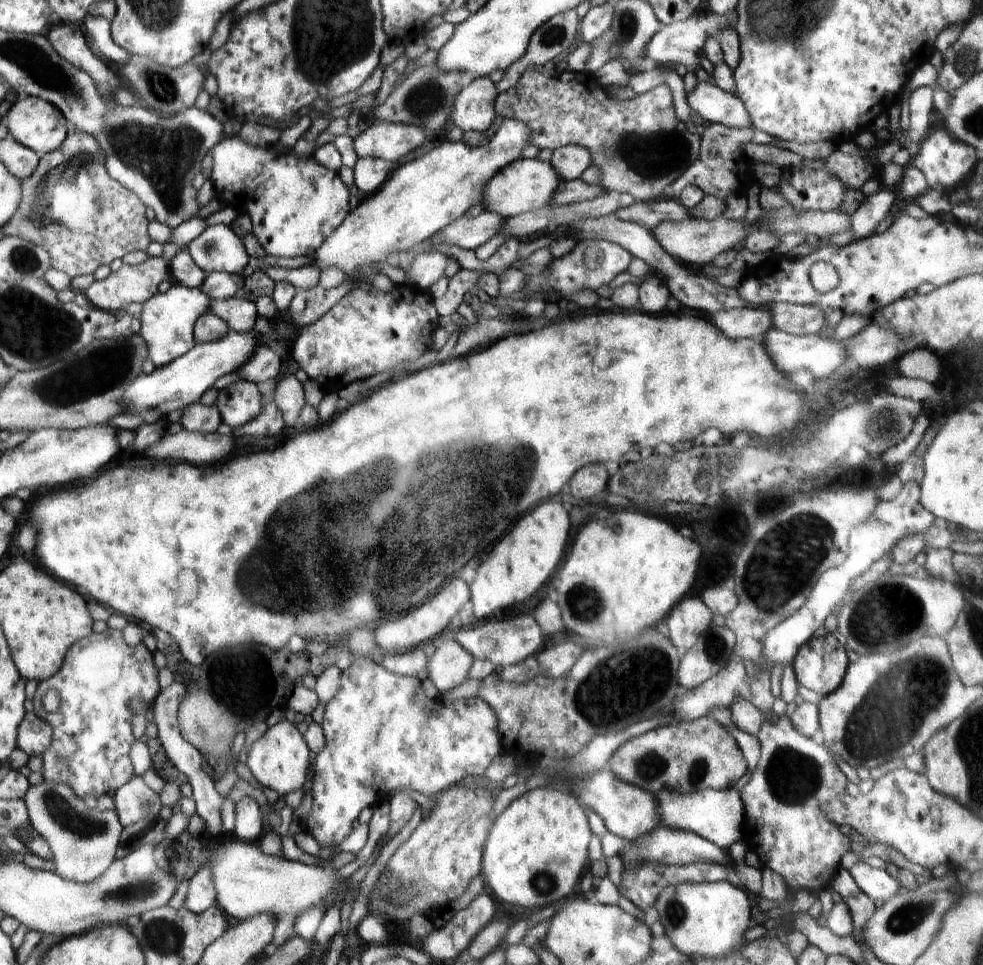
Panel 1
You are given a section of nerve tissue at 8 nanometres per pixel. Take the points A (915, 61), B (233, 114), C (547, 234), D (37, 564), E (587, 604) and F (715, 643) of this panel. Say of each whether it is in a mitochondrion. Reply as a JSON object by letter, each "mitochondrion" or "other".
{"A":"other","B":"other","C":"other","D":"other","E":"mitochondrion","F":"mitochondrion"}

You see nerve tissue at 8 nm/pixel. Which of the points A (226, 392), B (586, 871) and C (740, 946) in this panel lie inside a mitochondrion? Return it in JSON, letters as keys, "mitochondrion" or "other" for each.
{"A":"other","B":"other","C":"other"}

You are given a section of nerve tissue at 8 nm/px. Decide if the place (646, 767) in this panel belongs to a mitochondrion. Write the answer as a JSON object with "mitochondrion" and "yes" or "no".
{"mitochondrion":"yes"}

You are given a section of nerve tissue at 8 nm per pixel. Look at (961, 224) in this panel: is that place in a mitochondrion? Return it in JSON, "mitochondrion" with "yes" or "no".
{"mitochondrion":"no"}

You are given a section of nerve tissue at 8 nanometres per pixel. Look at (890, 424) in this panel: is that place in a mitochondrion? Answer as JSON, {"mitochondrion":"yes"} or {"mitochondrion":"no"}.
{"mitochondrion":"yes"}

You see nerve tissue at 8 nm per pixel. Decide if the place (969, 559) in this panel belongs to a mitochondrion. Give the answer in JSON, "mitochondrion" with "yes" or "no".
{"mitochondrion":"no"}

